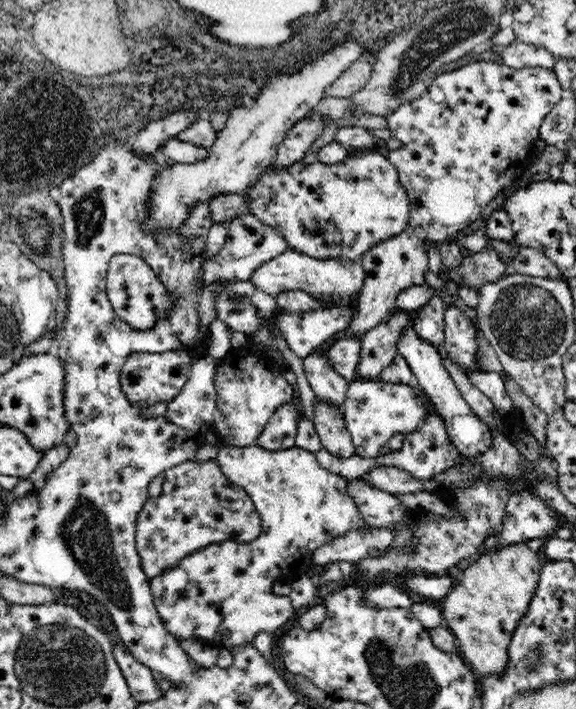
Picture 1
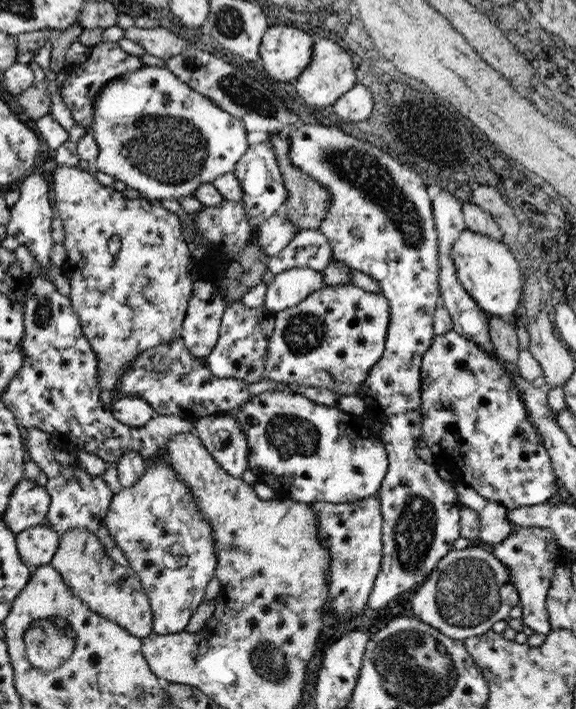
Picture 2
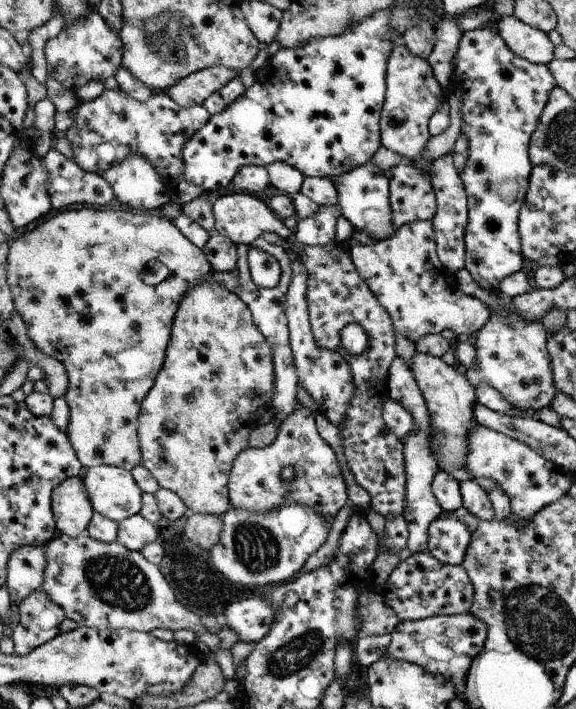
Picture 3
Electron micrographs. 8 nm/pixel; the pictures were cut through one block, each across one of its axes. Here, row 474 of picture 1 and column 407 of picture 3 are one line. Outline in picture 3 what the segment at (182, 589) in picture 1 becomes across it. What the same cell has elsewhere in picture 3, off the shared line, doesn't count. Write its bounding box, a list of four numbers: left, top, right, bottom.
[347,218,491,344]

